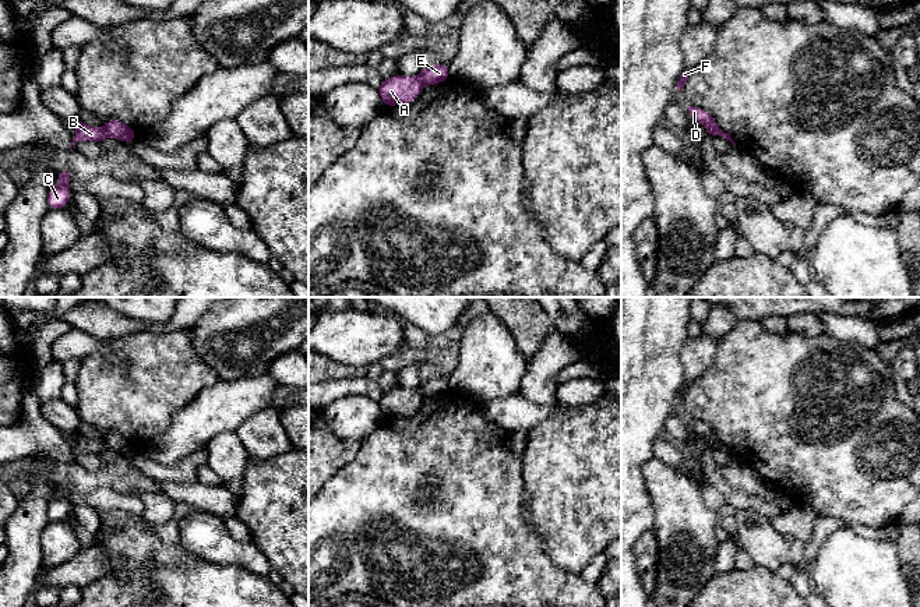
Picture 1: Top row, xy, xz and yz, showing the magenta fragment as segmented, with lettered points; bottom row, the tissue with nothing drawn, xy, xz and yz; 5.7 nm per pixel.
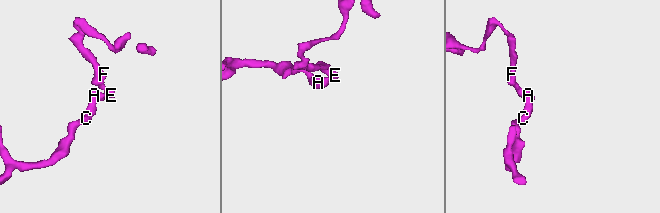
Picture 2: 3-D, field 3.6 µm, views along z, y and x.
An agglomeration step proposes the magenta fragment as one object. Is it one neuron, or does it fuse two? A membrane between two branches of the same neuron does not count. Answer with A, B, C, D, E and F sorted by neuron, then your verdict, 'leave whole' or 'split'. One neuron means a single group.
A B C / D E F; split

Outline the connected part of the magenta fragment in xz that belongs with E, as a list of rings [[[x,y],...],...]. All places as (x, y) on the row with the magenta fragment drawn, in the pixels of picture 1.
[[[434,64],[431,67],[422,68],[419,78],[423,85],[434,85],[447,81],[450,80],[448,66]]]

